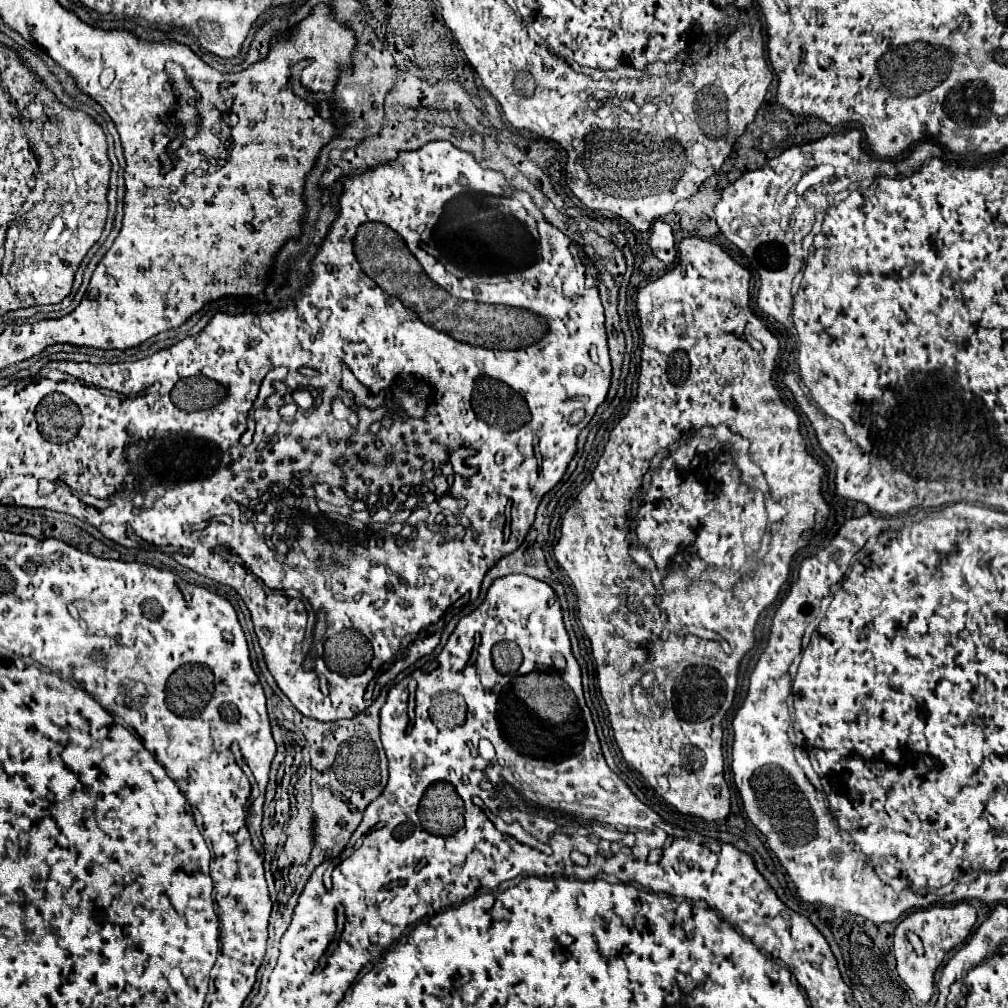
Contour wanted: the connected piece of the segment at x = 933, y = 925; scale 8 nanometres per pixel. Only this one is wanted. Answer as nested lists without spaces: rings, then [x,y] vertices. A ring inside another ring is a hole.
[[[961,901],[957,905],[949,907],[931,907],[931,909],[921,909],[915,913],[909,913],[895,929],[893,933],[893,953],[897,959],[897,971],[905,985],[915,993],[919,1001],[929,1001],[933,991],[935,991],[935,971],[941,965],[943,957],[963,943],[971,929],[975,927],[977,913],[975,909]]]

